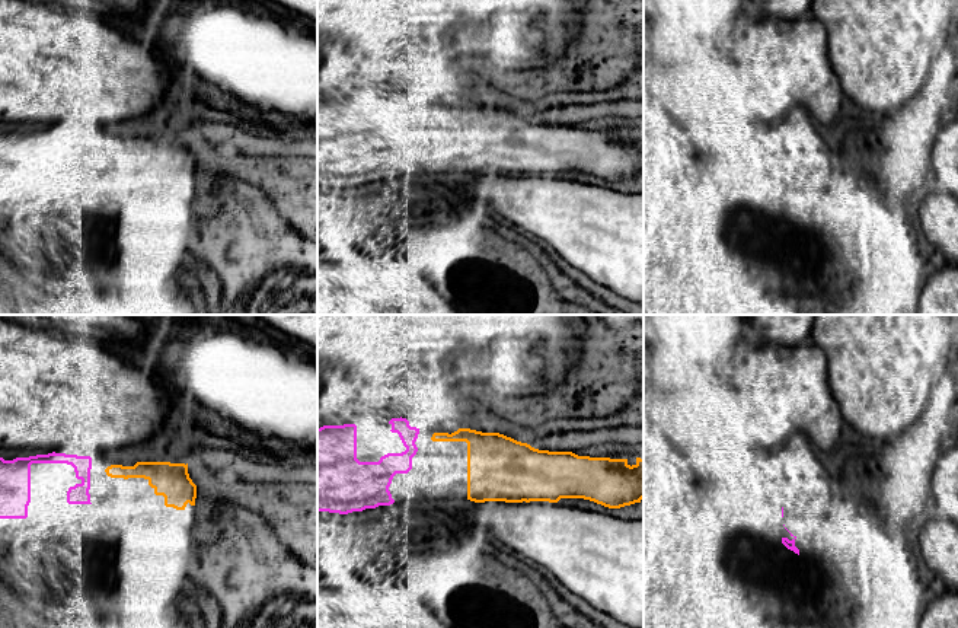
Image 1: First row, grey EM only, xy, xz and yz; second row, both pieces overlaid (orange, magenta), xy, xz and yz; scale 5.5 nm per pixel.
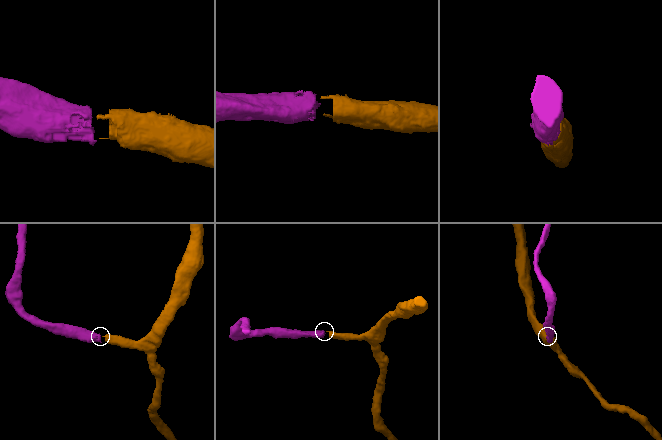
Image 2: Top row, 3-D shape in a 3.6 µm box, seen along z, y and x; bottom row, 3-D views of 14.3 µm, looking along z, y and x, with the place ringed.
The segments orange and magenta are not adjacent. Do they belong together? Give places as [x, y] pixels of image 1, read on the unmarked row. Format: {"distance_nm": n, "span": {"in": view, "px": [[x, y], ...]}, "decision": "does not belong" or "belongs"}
{"distance_nm": 80, "span": {"in": "xz", "px": [[431, 111], [418, 107]]}, "decision": "belongs"}

